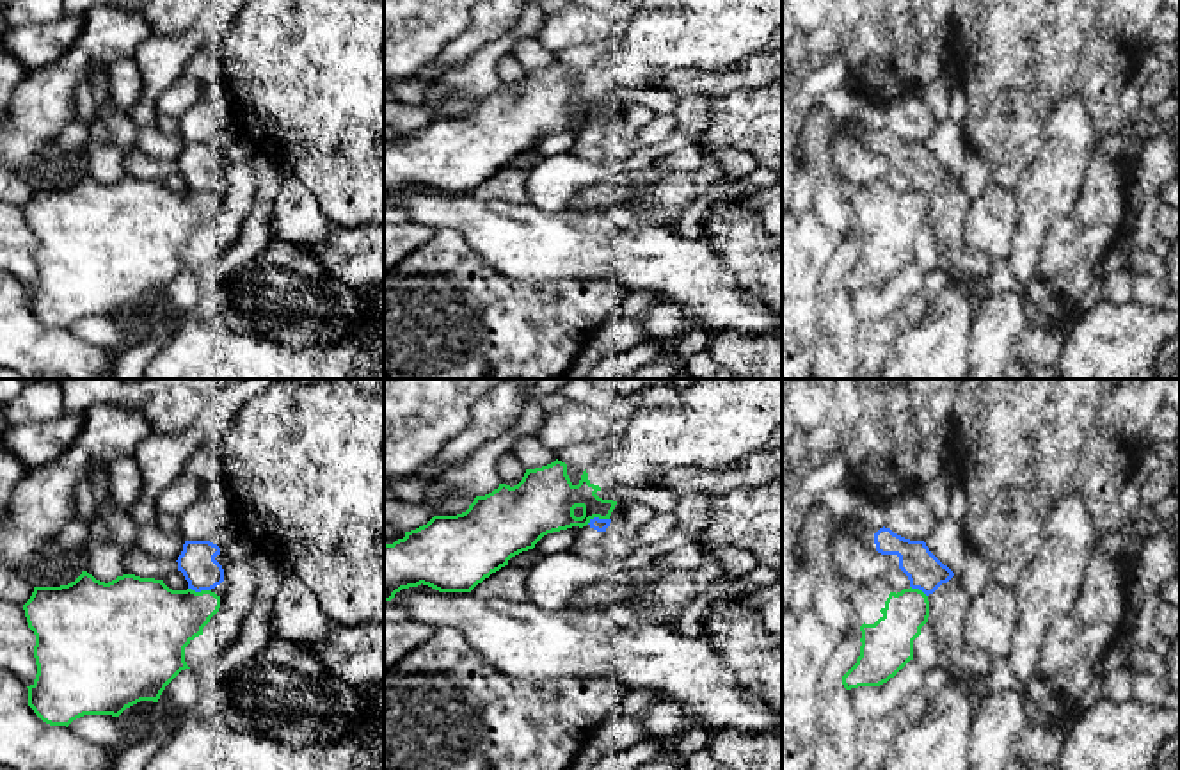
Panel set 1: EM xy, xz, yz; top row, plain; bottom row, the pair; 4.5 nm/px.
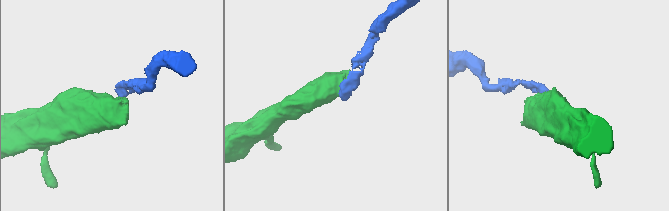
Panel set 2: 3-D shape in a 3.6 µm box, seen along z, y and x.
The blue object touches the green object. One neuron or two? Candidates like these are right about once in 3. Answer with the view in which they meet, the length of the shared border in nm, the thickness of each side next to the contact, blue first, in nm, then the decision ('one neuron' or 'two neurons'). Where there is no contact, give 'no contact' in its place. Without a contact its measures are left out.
contact in xz; length 110 nm; calibres 60 and 280 nm; two neurons

